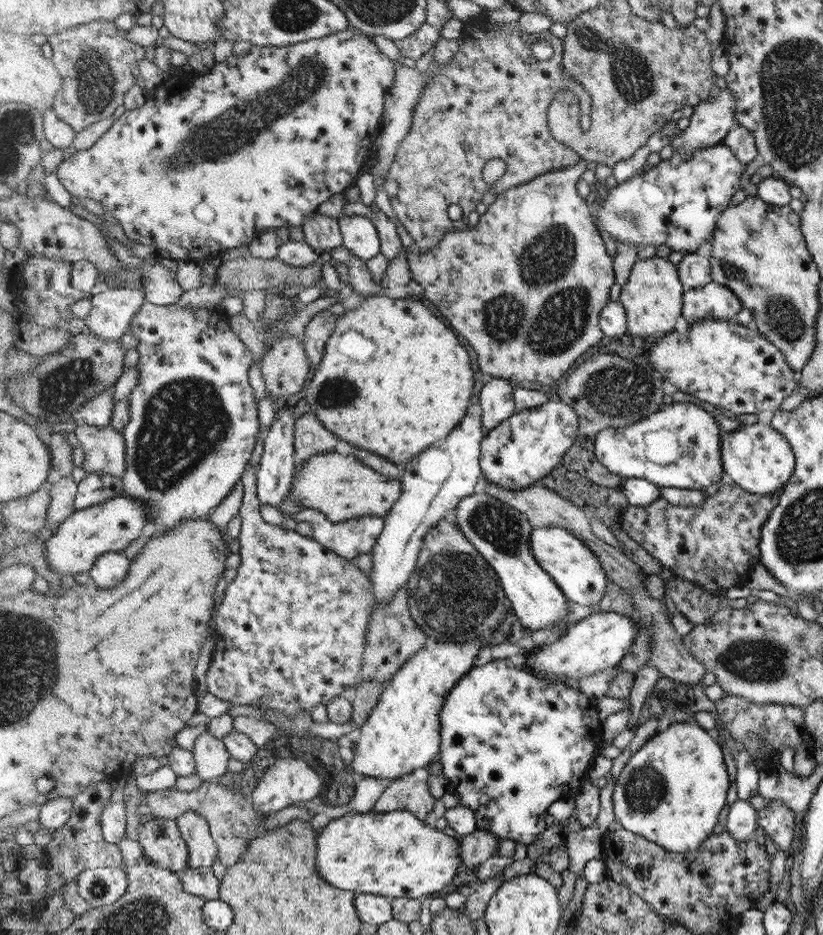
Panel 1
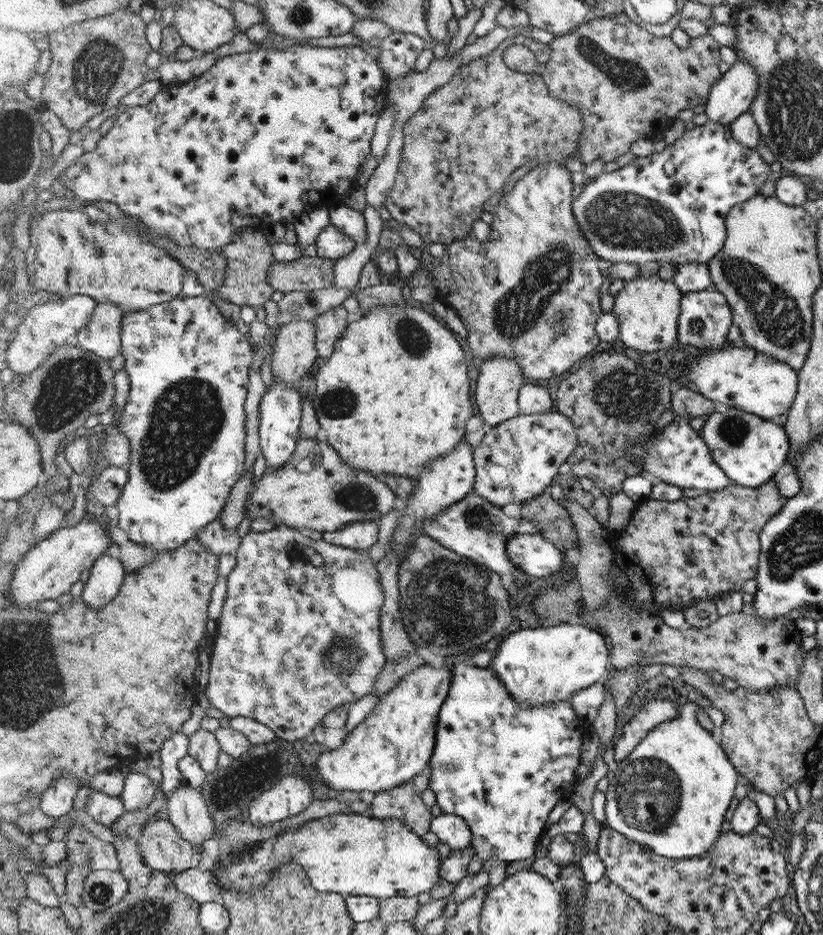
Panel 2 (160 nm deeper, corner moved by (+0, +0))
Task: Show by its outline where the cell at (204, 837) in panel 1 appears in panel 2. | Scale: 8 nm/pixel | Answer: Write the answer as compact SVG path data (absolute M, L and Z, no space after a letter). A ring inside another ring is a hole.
M182 784L170 794L168 808L170 821L185 840L196 843L202 852L204 842L214 838L217 827L201 788Z

